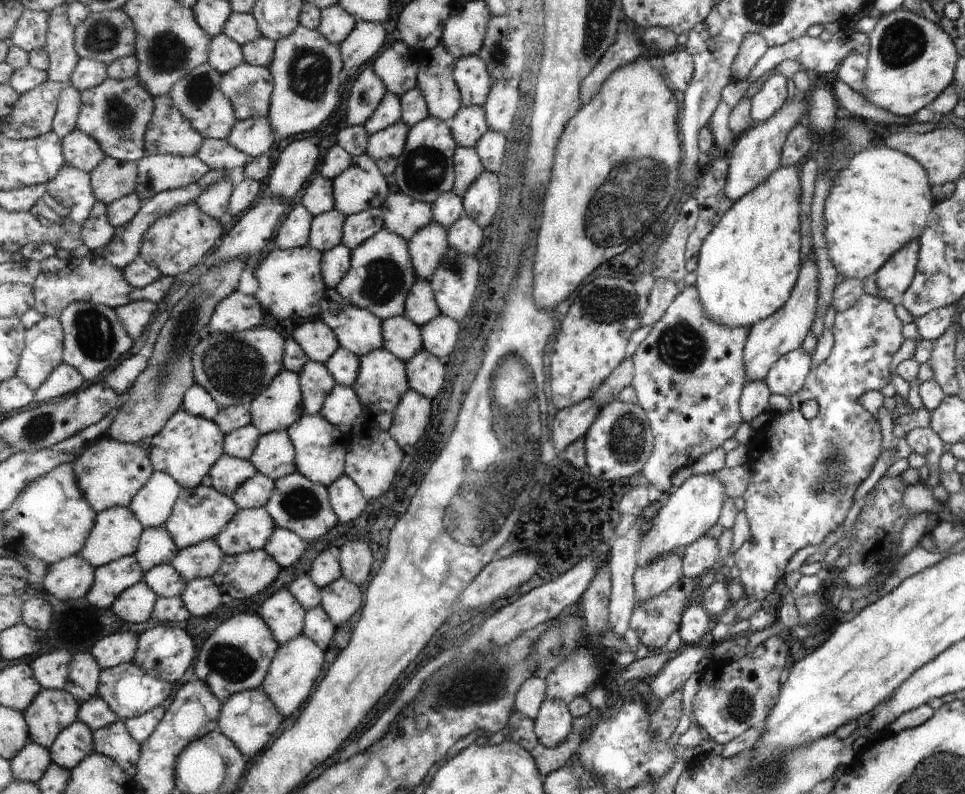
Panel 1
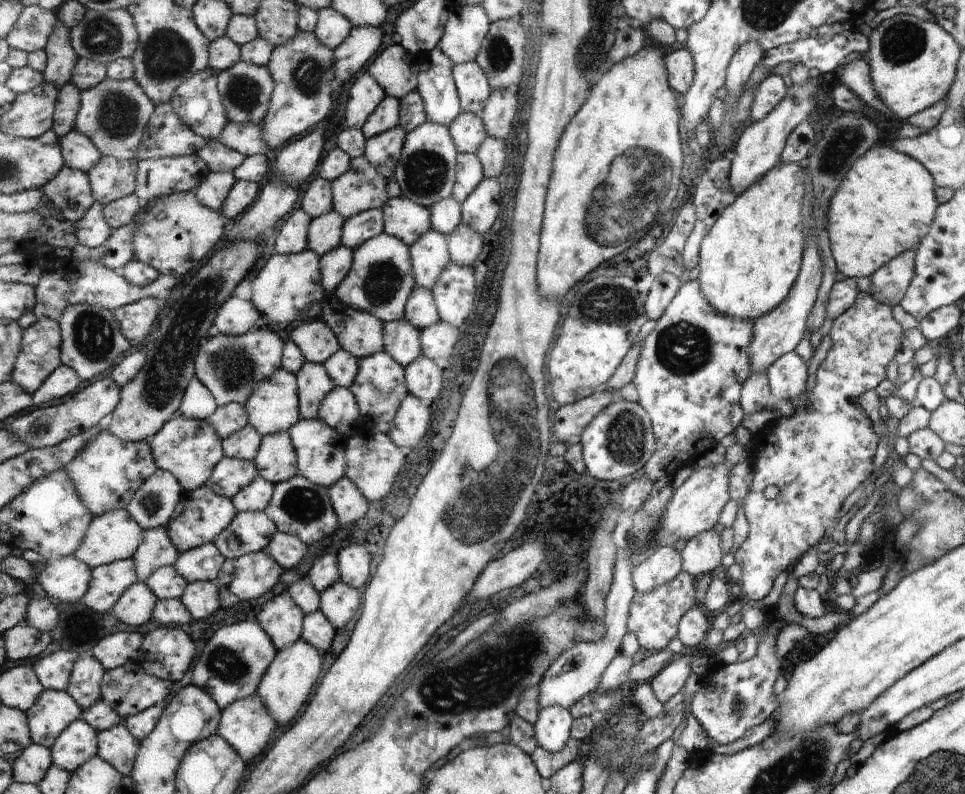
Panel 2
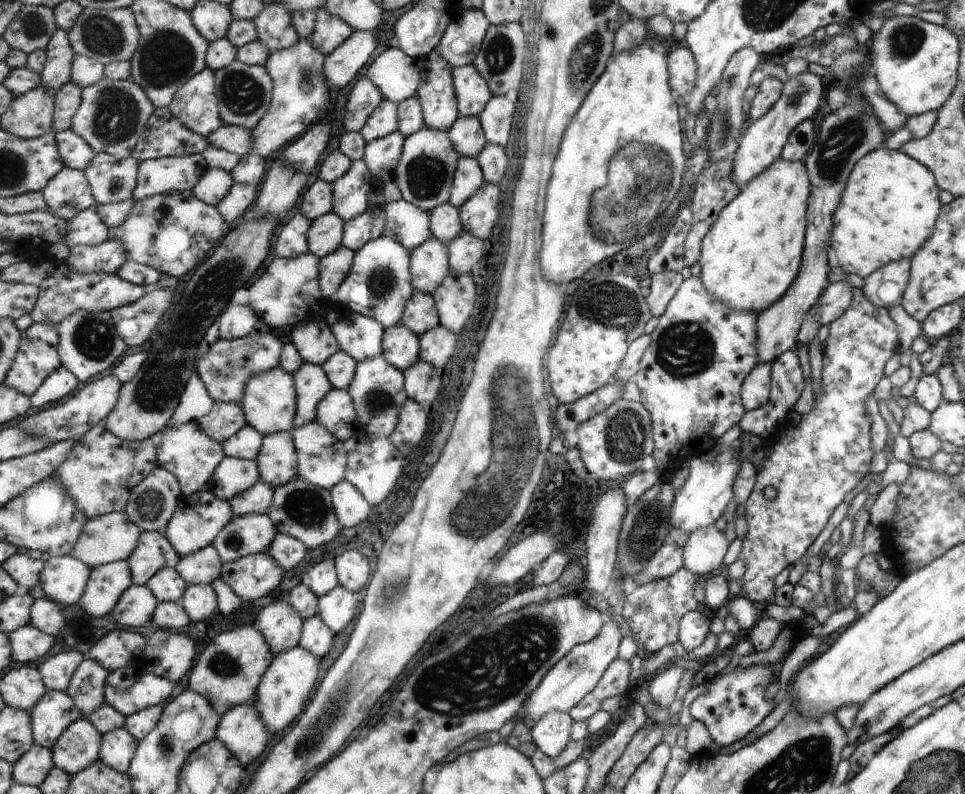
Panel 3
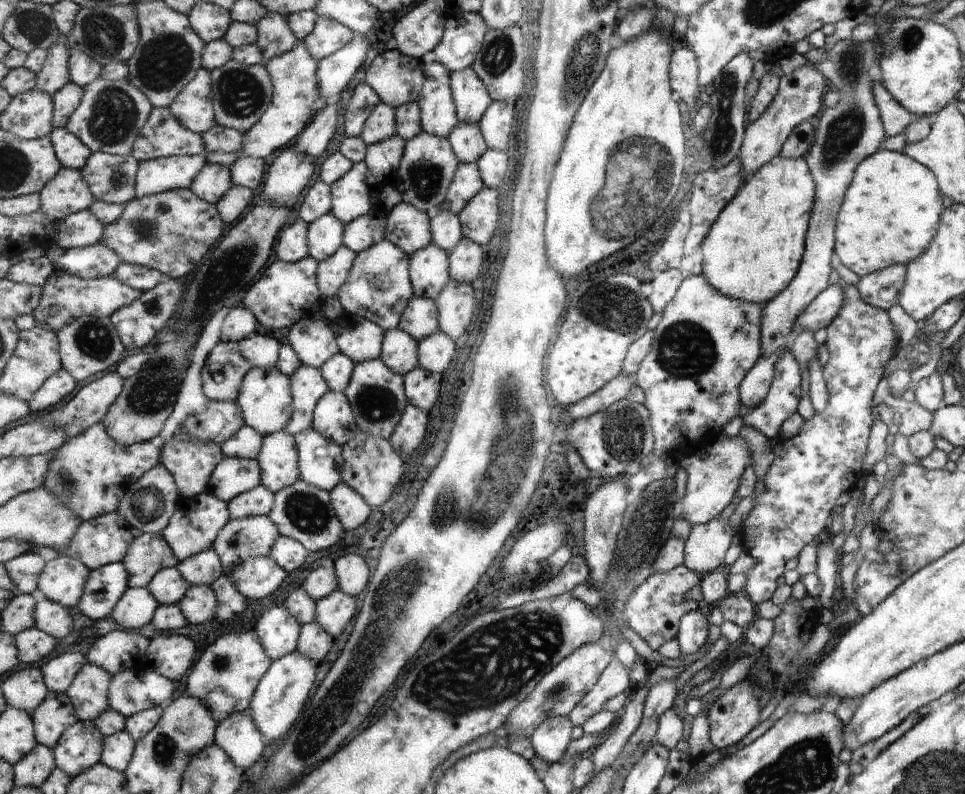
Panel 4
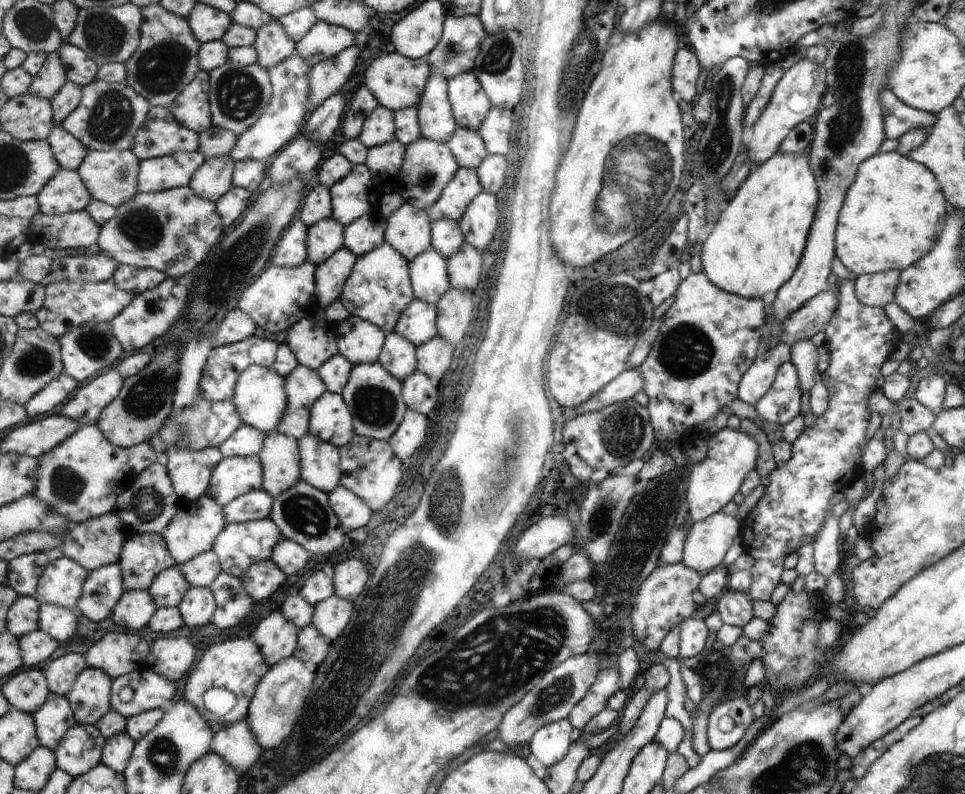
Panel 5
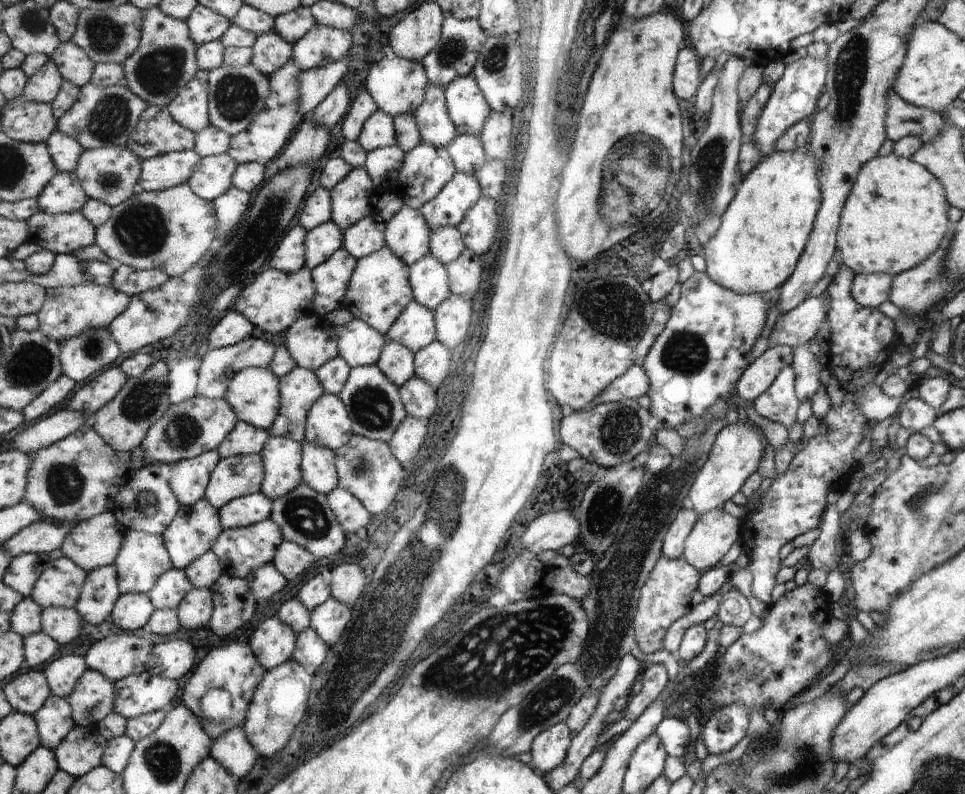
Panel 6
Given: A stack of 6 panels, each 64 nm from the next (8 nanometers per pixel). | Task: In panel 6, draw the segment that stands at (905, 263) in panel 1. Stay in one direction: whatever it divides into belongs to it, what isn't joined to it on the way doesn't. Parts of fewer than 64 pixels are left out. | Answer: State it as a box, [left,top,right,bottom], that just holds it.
[853,273,894,308]

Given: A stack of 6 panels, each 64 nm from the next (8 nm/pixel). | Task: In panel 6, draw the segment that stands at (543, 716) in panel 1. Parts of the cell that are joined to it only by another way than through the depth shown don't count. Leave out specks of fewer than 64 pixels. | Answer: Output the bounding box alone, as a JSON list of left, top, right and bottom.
[529,721,572,774]

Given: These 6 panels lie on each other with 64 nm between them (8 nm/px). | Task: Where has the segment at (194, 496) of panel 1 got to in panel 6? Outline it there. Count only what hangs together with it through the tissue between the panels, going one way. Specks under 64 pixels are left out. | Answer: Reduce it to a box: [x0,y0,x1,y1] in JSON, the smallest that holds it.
[163,498,225,569]

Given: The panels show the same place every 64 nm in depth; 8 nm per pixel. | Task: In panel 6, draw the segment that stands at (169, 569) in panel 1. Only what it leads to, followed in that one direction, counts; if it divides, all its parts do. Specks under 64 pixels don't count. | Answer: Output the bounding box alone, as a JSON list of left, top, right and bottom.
[149,567,194,609]

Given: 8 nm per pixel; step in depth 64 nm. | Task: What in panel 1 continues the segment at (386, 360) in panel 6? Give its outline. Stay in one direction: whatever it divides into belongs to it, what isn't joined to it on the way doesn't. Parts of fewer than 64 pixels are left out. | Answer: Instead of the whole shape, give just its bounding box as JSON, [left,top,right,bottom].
[383,315,423,362]

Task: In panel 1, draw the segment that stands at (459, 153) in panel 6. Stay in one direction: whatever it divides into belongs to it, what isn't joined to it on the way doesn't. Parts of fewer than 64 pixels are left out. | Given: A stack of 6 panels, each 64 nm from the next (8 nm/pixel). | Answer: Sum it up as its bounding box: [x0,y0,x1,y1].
[447,106,488,148]

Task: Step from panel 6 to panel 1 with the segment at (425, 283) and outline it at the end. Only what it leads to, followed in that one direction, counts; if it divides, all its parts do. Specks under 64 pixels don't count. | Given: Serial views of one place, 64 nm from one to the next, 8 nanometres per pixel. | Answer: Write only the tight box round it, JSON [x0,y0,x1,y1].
[407,218,450,283]

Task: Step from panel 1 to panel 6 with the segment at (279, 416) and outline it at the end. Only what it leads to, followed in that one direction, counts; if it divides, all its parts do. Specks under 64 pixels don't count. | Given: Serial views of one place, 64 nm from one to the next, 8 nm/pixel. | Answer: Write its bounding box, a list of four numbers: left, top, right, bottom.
[227,366,280,432]

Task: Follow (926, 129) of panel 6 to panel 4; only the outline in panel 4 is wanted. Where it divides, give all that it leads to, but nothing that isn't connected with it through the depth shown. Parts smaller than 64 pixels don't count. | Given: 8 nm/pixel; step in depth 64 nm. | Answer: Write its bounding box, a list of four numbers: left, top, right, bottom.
[872,76,922,137]

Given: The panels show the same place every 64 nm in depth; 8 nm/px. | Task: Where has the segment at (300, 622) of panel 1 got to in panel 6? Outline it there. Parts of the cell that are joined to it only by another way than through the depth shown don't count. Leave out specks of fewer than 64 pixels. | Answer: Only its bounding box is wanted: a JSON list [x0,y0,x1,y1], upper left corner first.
[249,615,298,670]

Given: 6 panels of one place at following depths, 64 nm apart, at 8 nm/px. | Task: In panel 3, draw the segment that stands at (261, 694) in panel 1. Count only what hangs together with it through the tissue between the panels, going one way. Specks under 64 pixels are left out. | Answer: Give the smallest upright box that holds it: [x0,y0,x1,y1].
[218,703,268,764]

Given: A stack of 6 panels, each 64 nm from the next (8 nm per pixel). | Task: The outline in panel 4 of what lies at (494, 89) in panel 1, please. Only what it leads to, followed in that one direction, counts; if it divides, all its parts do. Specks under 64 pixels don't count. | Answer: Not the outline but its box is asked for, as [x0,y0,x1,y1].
[478,101,514,152]

